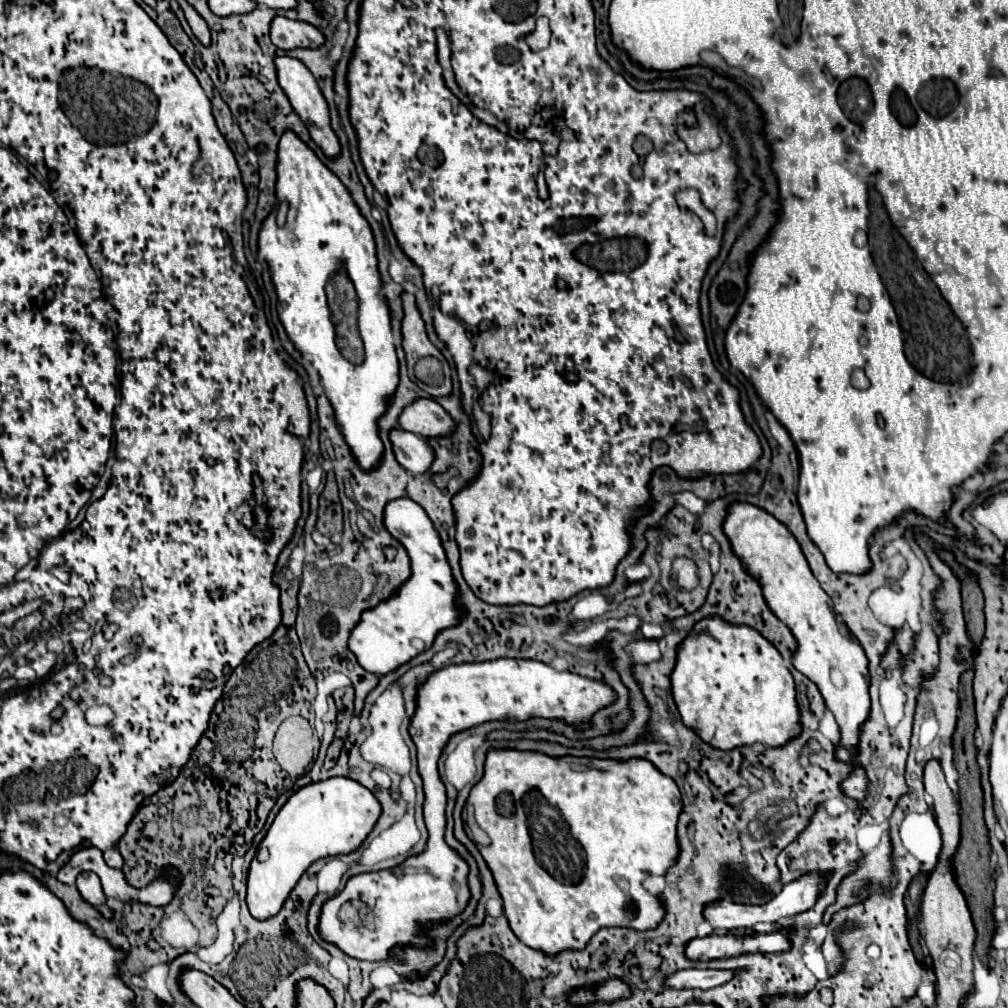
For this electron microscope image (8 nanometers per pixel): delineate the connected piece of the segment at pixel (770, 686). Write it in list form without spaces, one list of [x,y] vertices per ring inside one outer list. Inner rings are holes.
[[[707,616],[699,622],[695,622],[693,630],[677,646],[677,662],[675,662],[675,668],[671,672],[671,692],[673,692],[673,700],[677,704],[677,710],[681,714],[683,724],[689,730],[693,730],[703,742],[707,742],[709,746],[719,748],[719,750],[733,750],[733,748],[739,748],[739,746],[751,746],[755,742],[759,742],[763,746],[783,746],[783,742],[787,742],[787,738],[793,738],[795,734],[799,734],[799,710],[797,710],[797,702],[795,702],[795,682],[793,682],[793,676],[787,670],[779,650],[767,638],[763,638],[757,630],[753,630],[749,626],[731,624],[731,622],[723,620],[721,616]]]

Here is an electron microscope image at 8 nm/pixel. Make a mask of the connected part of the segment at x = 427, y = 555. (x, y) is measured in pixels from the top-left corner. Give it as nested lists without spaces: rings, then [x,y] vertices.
[[[397,498],[387,502],[383,510],[383,524],[389,534],[403,544],[411,560],[411,576],[375,608],[363,610],[361,620],[349,636],[349,650],[357,662],[373,674],[387,674],[397,666],[409,662],[419,652],[427,650],[437,632],[459,622],[455,608],[457,586],[447,566],[439,534],[425,510],[409,498]]]

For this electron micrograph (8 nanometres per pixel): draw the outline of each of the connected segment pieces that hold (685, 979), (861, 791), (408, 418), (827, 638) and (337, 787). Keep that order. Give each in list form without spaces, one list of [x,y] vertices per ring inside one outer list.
[[[689,968],[689,970],[677,970],[673,976],[665,978],[665,988],[675,988],[675,990],[707,990],[707,988],[715,988],[727,980],[731,980],[731,972],[729,970],[697,970],[697,968]]]
[[[857,768],[849,778],[843,780],[841,784],[843,792],[855,800],[863,800],[865,796],[865,790],[867,790],[867,776],[865,776],[865,770],[863,768]]]
[[[417,398],[403,408],[397,418],[403,430],[419,434],[423,438],[443,436],[453,430],[453,420],[433,398]]]
[[[733,502],[723,520],[723,534],[729,538],[731,550],[741,560],[747,574],[759,582],[771,612],[783,620],[797,638],[799,646],[793,654],[793,666],[817,684],[827,708],[835,714],[841,728],[841,742],[835,754],[839,760],[849,762],[857,748],[859,726],[869,714],[869,672],[863,648],[811,574],[793,534],[769,512],[747,502]]]
[[[327,778],[299,788],[277,812],[261,840],[247,874],[247,906],[253,918],[275,916],[301,874],[319,858],[353,852],[373,830],[381,806],[375,796],[351,778]]]

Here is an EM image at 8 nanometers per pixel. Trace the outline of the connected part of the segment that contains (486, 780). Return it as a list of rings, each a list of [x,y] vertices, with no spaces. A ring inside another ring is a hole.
[[[491,748],[491,750],[489,750],[489,752],[487,752],[487,758],[485,758],[485,772],[483,772],[483,778],[481,778],[481,780],[479,780],[479,782],[477,782],[477,784],[475,784],[475,786],[473,786],[473,790],[471,790],[471,794],[469,794],[469,800],[467,800],[467,802],[469,802],[469,804],[471,804],[471,812],[473,812],[473,820],[475,820],[475,822],[477,822],[477,826],[479,826],[479,828],[481,828],[481,830],[483,830],[483,832],[485,832],[485,834],[487,834],[487,836],[489,836],[489,840],[491,840],[491,844],[487,844],[487,846],[481,846],[481,844],[477,844],[477,848],[479,848],[479,852],[481,852],[481,856],[483,856],[483,860],[485,860],[485,862],[487,862],[487,866],[489,866],[489,870],[491,870],[491,874],[493,874],[493,878],[495,878],[495,884],[497,884],[497,890],[499,890],[499,894],[501,894],[501,898],[503,898],[503,912],[505,912],[505,916],[507,916],[507,920],[509,920],[509,926],[511,926],[511,930],[513,930],[513,932],[515,932],[515,936],[517,936],[517,938],[519,938],[519,940],[521,940],[521,942],[523,942],[523,944],[527,944],[527,946],[531,946],[531,948],[535,948],[535,950],[543,950],[543,952],[545,952],[545,954],[551,954],[551,956],[553,956],[553,954],[557,954],[557,952],[559,952],[559,950],[567,950],[567,948],[583,948],[583,946],[585,946],[585,944],[587,944],[587,942],[589,942],[589,938],[591,938],[591,934],[595,934],[595,930],[599,930],[599,928],[605,928],[605,926],[627,926],[627,928],[635,928],[635,930],[649,930],[649,928],[655,928],[655,926],[657,926],[657,924],[659,924],[659,922],[661,922],[661,920],[663,920],[663,908],[661,908],[661,906],[659,906],[659,900],[657,900],[657,898],[655,898],[655,896],[653,896],[653,894],[649,894],[649,892],[647,892],[647,890],[645,890],[645,888],[643,888],[643,884],[641,884],[641,882],[643,882],[643,878],[645,878],[645,876],[649,876],[649,874],[665,874],[665,870],[667,870],[667,866],[671,866],[671,862],[675,862],[675,858],[677,858],[677,854],[679,854],[679,846],[677,846],[677,842],[675,842],[675,826],[677,826],[677,816],[679,816],[679,810],[681,810],[681,808],[683,808],[683,804],[681,804],[681,794],[679,794],[679,788],[677,788],[677,784],[675,784],[675,782],[673,782],[673,780],[671,780],[671,778],[669,778],[669,776],[665,776],[665,774],[663,774],[663,772],[661,772],[661,770],[657,770],[657,768],[655,768],[655,766],[653,766],[653,764],[651,764],[651,762],[649,762],[649,760],[645,760],[645,758],[629,758],[629,760],[607,760],[607,758],[603,758],[603,760],[601,760],[601,758],[587,758],[587,756],[559,756],[559,758],[555,758],[555,756],[549,756],[549,754],[545,754],[545,752],[535,752],[535,750],[527,750],[527,752],[519,752],[519,750],[511,750],[511,748]],[[501,792],[521,792],[521,796],[523,796],[523,798],[521,798],[521,806],[517,806],[517,800],[515,800],[515,798],[513,798],[513,802],[515,802],[515,812],[517,812],[517,814],[513,814],[513,816],[503,816],[503,814],[499,814],[499,812],[497,812],[497,808],[495,808],[495,798],[497,798],[497,796],[499,796],[499,794],[501,794]],[[561,812],[563,812],[563,814],[565,814],[565,822],[567,822],[567,824],[569,824],[569,832],[571,832],[571,836],[573,836],[573,840],[575,840],[575,842],[573,842],[573,844],[579,844],[579,848],[577,848],[577,850],[575,850],[575,852],[577,852],[577,856],[575,856],[575,864],[573,864],[573,862],[569,862],[569,864],[571,864],[571,866],[573,866],[573,870],[567,870],[567,872],[563,872],[563,878],[559,878],[559,874],[547,874],[547,870],[545,870],[545,868],[543,868],[543,866],[547,866],[547,868],[549,868],[549,870],[551,870],[551,866],[555,866],[555,868],[557,868],[557,866],[561,866],[561,868],[559,868],[559,870],[563,870],[563,814],[561,814]]]

